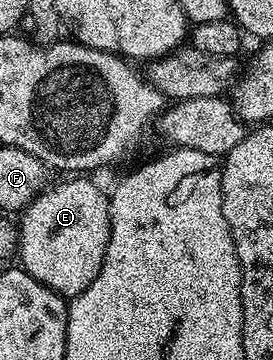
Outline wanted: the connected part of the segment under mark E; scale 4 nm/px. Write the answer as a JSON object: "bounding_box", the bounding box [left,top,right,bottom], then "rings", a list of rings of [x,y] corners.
{"bounding_box":[17,178,110,298],"rings":[[[90,178],[51,183],[21,213],[17,259],[27,274],[63,298],[73,298],[100,274],[110,237],[110,197]]]}

